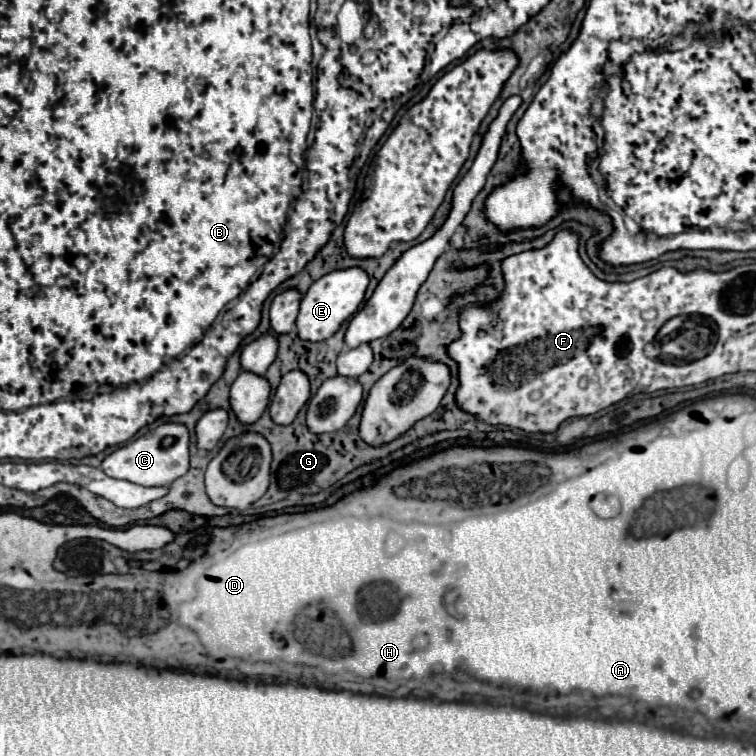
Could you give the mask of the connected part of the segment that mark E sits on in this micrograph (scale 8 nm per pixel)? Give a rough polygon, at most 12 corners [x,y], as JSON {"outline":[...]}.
{"outline":[[357,266],[319,278],[301,300],[299,338],[321,342],[363,302]]}

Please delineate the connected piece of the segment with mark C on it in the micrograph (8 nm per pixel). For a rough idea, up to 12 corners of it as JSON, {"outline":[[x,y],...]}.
{"outline":[[165,422],[111,452],[101,470],[139,486],[189,470],[189,432]]}

